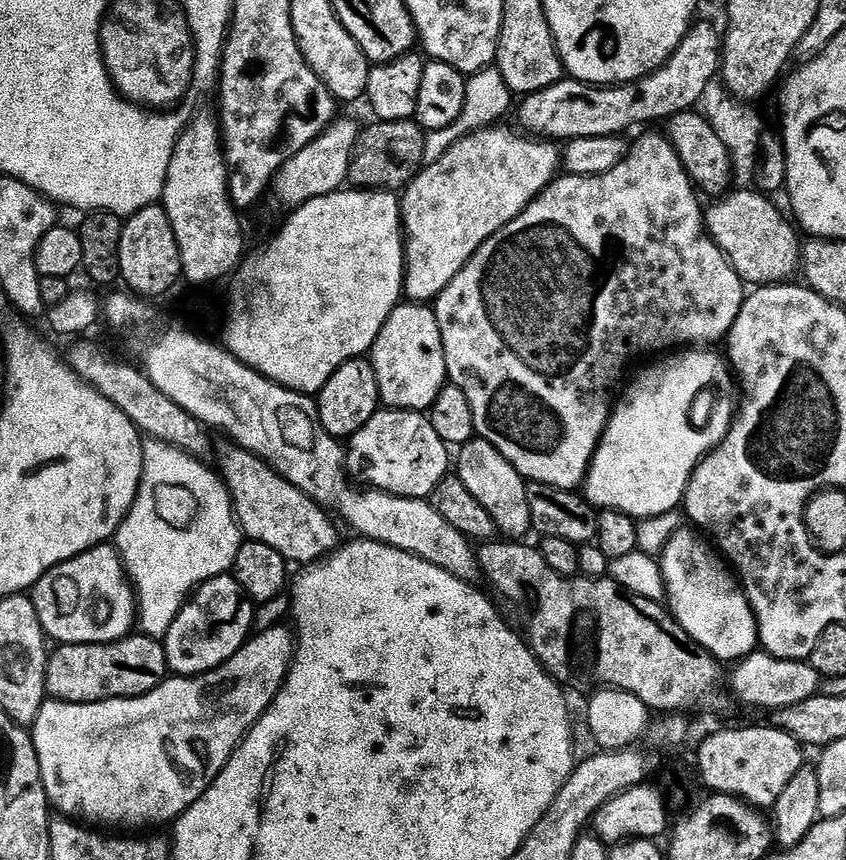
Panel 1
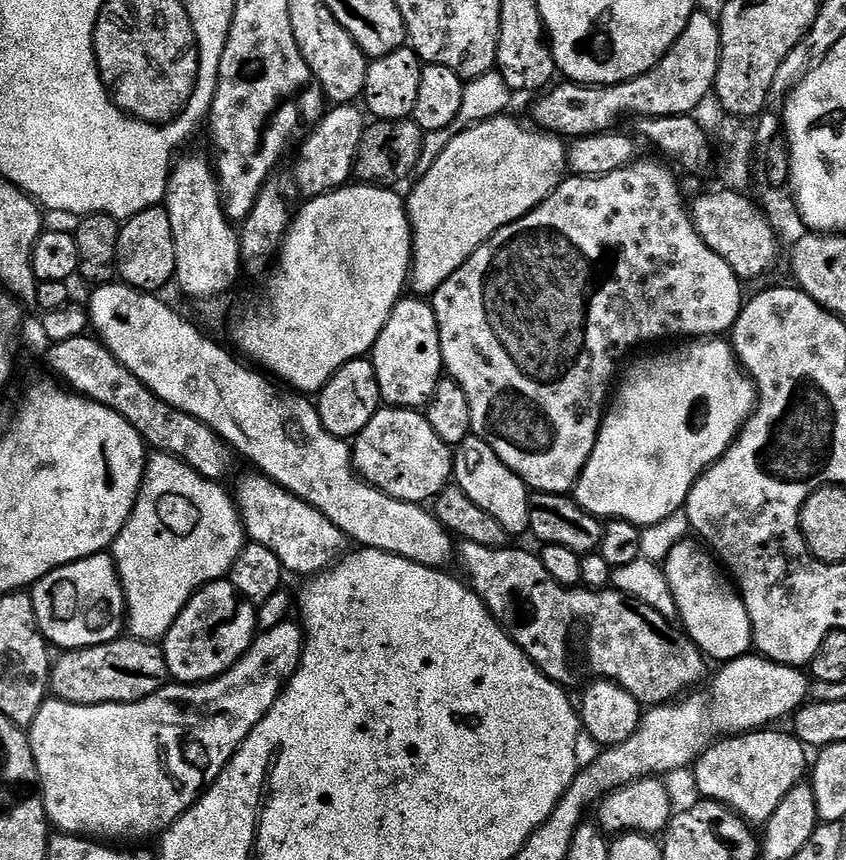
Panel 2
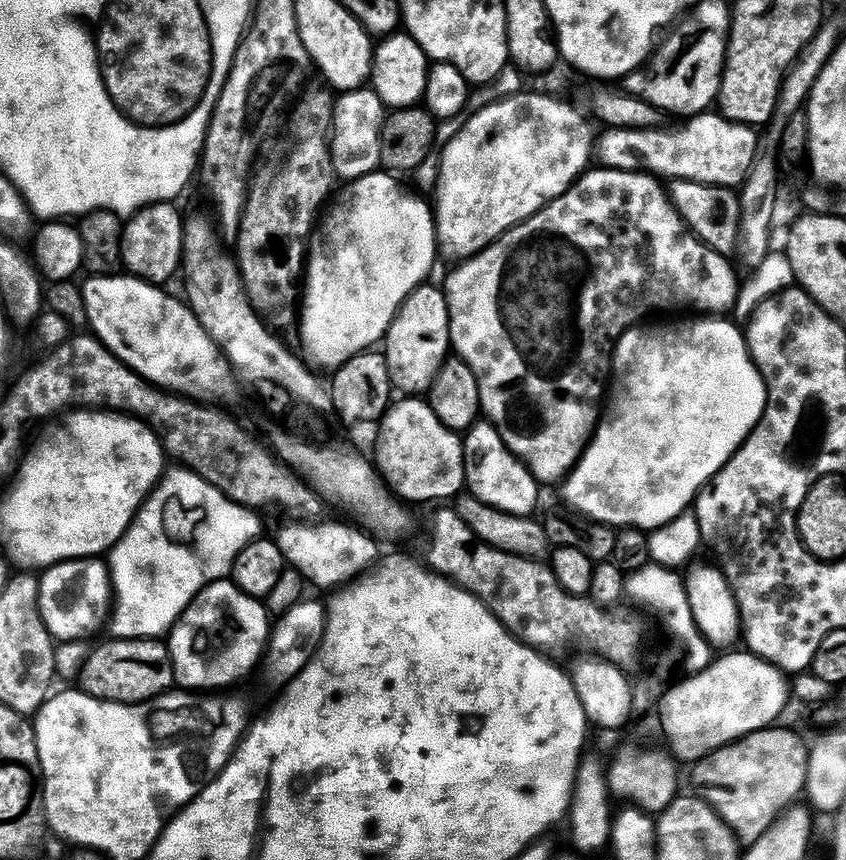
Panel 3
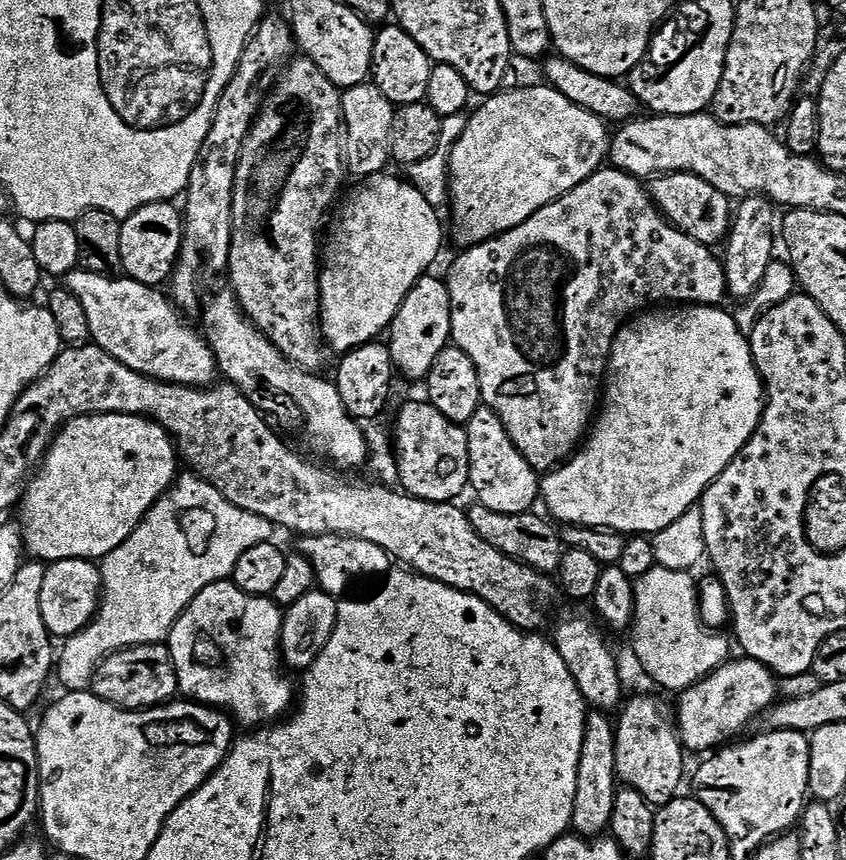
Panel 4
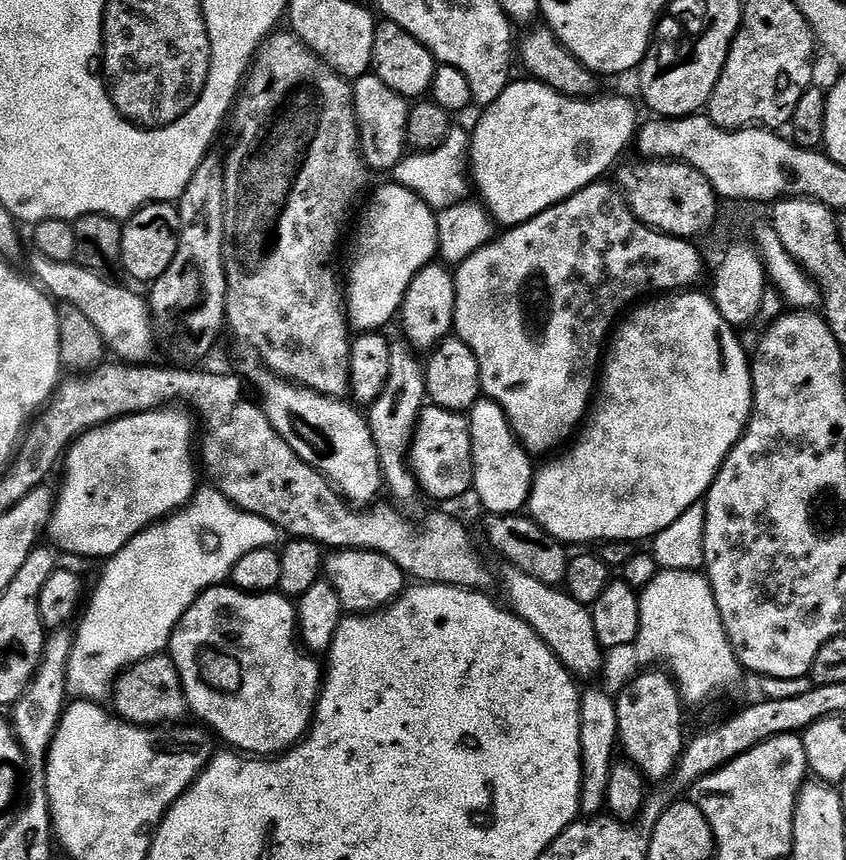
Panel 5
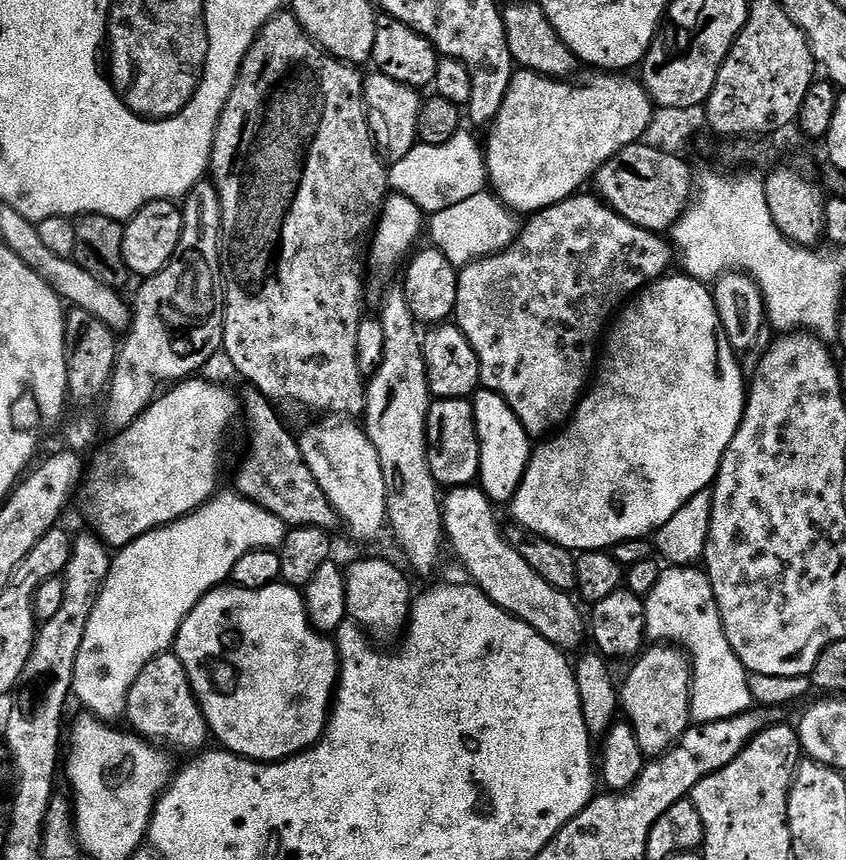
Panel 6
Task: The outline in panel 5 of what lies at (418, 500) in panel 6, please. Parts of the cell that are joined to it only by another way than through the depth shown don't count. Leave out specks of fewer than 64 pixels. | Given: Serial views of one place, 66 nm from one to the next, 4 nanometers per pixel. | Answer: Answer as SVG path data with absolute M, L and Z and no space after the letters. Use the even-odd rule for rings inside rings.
M403 339L392 340L390 378L386 378L386 386L382 394L366 412L366 419L374 438L374 446L378 446L380 451L380 469L384 472L387 491L392 491L393 501L412 500L422 492L420 481L410 463L412 435L416 432L420 412L426 406L425 365L415 355L419 356Z

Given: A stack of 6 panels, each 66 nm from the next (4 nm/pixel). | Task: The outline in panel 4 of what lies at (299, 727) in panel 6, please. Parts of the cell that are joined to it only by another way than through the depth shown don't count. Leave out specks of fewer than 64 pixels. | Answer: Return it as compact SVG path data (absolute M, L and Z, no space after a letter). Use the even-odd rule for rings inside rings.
M219 580L217 584L206 586L188 603L188 607L176 619L171 632L168 633L166 643L172 652L176 677L180 683L179 691L188 695L185 697L205 706L215 706L220 710L245 708L246 711L252 712L259 706L260 696L256 692L240 692L240 688L254 687L256 679L260 676L260 668L264 668L264 716L272 720L268 722L279 721L285 715L284 707L294 700L294 692L288 689L288 684L280 673L281 665L278 663L280 631L283 625L284 612L275 600L267 596L246 594L228 580Z

